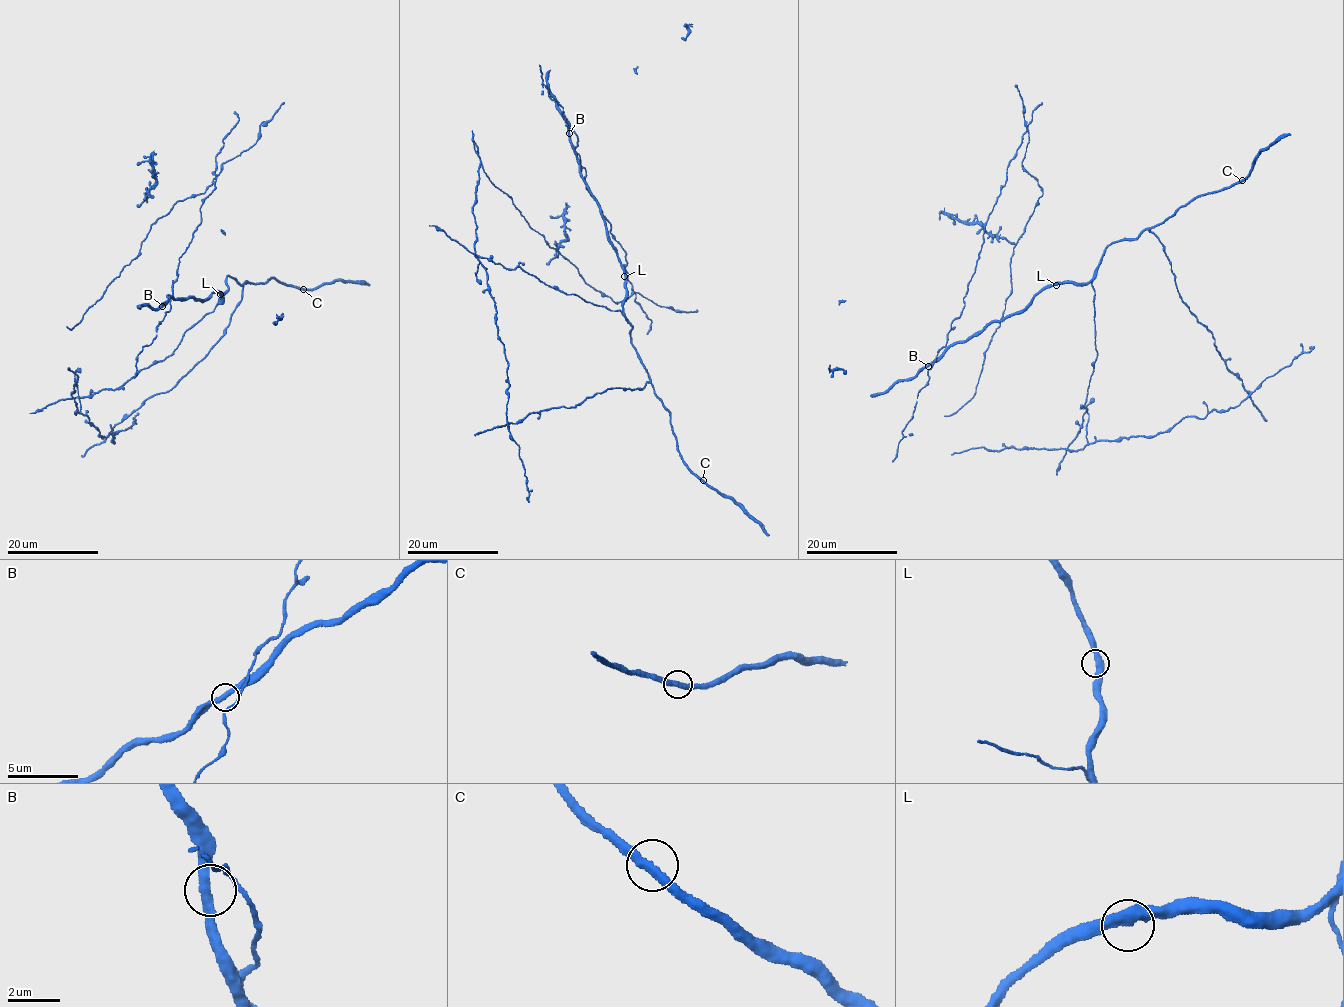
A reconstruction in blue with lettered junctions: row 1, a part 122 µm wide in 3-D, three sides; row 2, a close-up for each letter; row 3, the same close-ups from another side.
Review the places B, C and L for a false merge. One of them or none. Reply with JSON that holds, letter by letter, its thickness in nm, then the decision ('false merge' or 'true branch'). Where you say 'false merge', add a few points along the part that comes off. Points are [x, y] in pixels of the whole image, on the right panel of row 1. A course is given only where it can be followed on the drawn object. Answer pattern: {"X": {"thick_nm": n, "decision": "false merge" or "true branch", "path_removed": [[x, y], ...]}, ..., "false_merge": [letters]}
{"B": {"thick_nm": 360, "decision": "true branch"}, "C": {"thick_nm": 360, "decision": "false merge", "path_removed": [[1242, 180], [1260, 152], [1291, 134]]}, "L": {"thick_nm": 420, "decision": "true branch"}, "false_merge": ["C"]}

